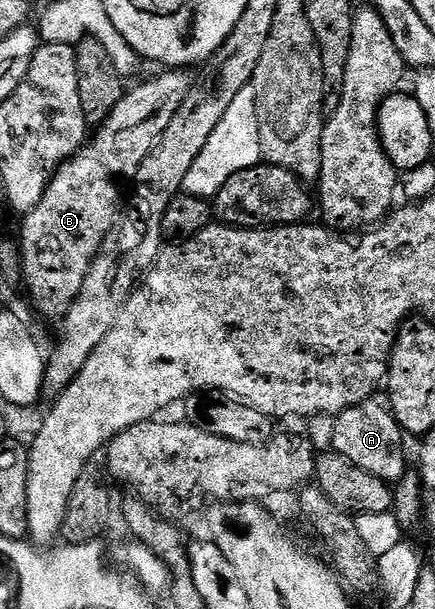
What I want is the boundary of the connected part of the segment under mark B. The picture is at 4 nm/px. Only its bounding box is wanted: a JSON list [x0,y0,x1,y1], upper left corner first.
[18,70,194,318]

